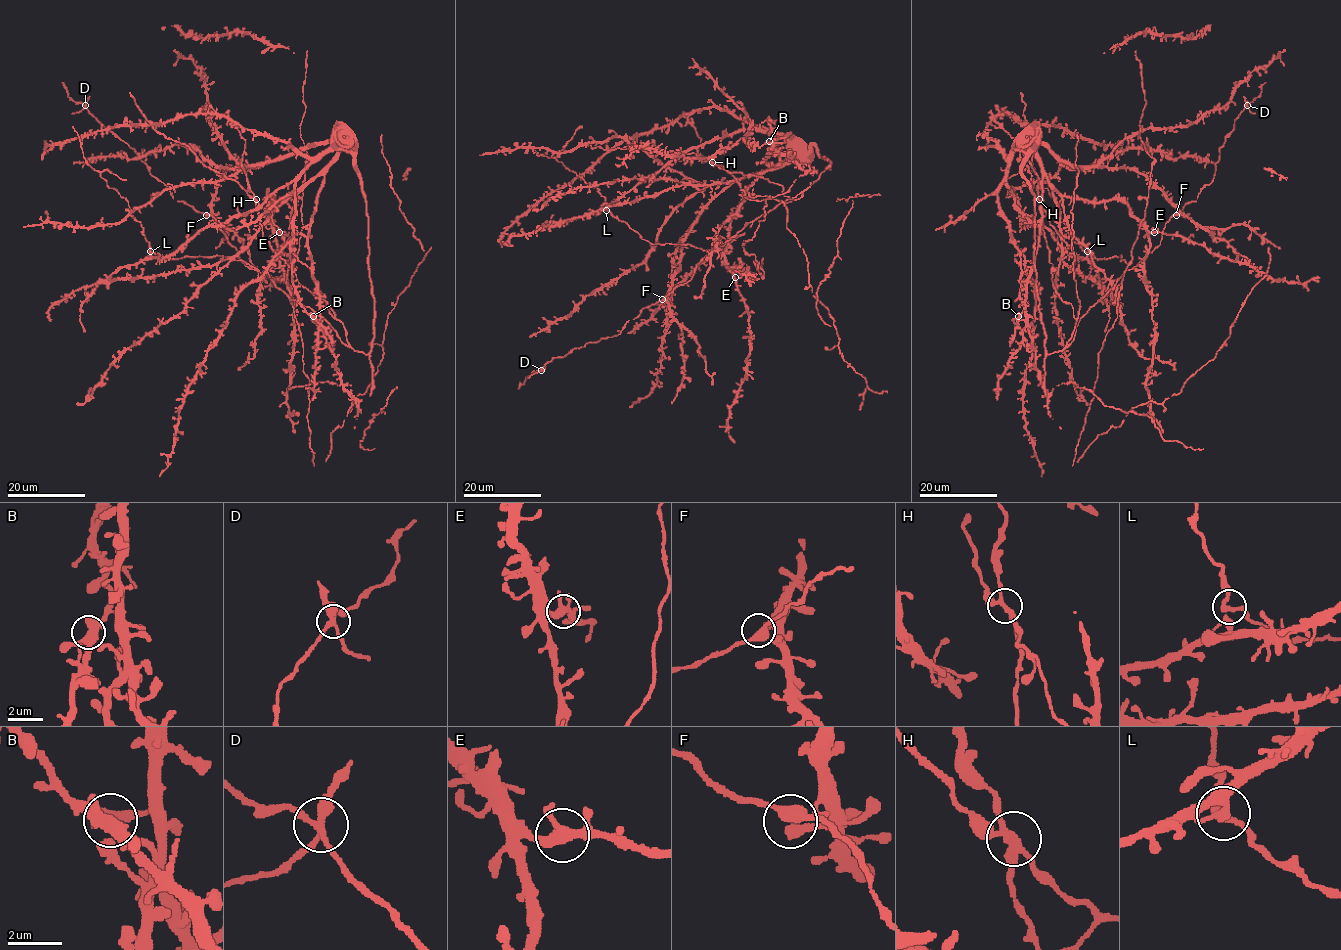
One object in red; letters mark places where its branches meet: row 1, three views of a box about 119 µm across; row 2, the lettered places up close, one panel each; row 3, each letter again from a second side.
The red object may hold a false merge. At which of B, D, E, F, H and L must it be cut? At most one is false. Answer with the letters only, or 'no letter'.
D

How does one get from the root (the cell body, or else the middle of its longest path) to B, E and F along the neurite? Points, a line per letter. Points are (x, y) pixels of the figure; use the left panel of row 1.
B: (280, 264), (268, 206), (273, 200), (292, 197), (323, 175), (308, 238), (319, 295), (320, 318), (313, 316)
E: (280, 264), (275, 235), (279, 232)
F: (280, 264), (268, 206), (308, 183), (335, 155), (331, 143), (259, 165), (226, 167), (206, 215)

